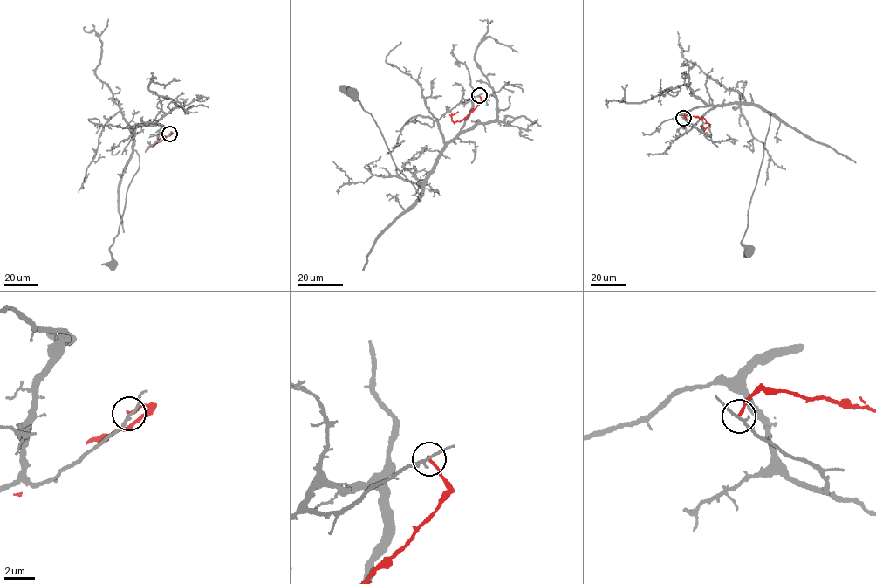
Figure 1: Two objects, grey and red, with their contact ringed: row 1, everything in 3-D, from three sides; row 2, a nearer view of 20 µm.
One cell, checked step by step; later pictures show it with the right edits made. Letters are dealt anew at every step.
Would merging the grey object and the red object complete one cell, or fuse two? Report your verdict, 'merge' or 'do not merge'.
do not merge

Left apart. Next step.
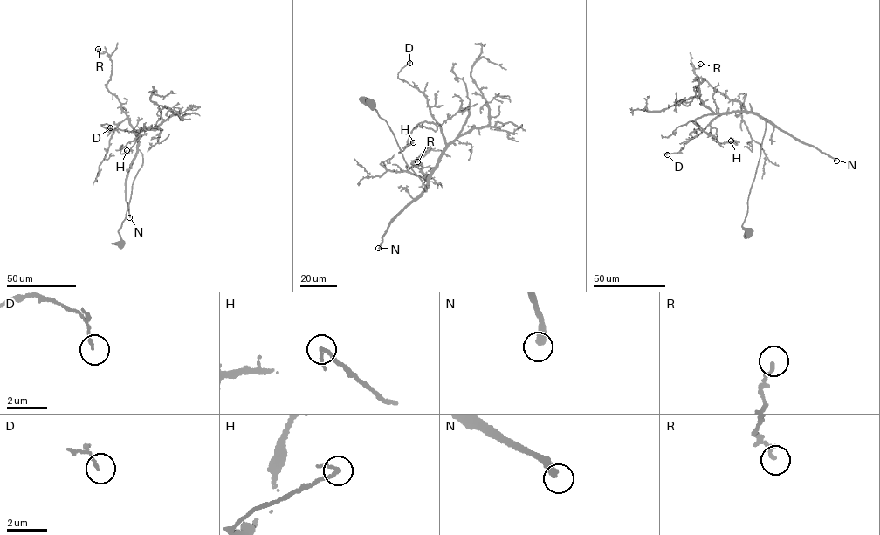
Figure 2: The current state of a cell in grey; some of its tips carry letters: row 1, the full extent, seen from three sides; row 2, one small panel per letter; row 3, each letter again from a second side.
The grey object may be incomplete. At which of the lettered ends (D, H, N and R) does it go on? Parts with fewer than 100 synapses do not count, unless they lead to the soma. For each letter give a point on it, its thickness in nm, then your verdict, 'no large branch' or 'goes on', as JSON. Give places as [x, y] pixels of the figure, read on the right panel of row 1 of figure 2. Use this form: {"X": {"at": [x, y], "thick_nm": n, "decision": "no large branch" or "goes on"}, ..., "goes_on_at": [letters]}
{"D": {"at": [667, 154], "thick_nm": 120, "decision": "no large branch"}, "H": {"at": [731, 140], "thick_nm": 180, "decision": "no large branch"}, "N": {"at": [836, 161], "thick_nm": 320, "decision": "goes on"}, "R": {"at": [700, 64], "thick_nm": 180, "decision": "no large branch"}, "goes_on_at": ["N"]}

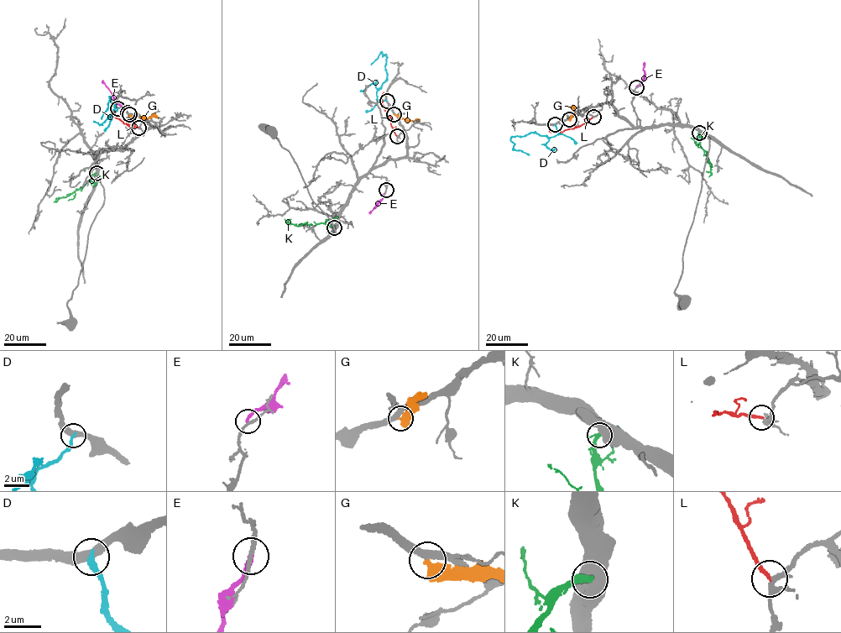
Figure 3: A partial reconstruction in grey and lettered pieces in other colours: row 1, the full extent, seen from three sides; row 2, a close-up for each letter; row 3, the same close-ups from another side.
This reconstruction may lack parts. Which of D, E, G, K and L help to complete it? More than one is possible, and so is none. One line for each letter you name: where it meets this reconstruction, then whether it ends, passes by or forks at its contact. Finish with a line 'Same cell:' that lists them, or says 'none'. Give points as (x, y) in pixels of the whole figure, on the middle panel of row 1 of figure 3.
K: (334, 227) | it ends
Same cell: K

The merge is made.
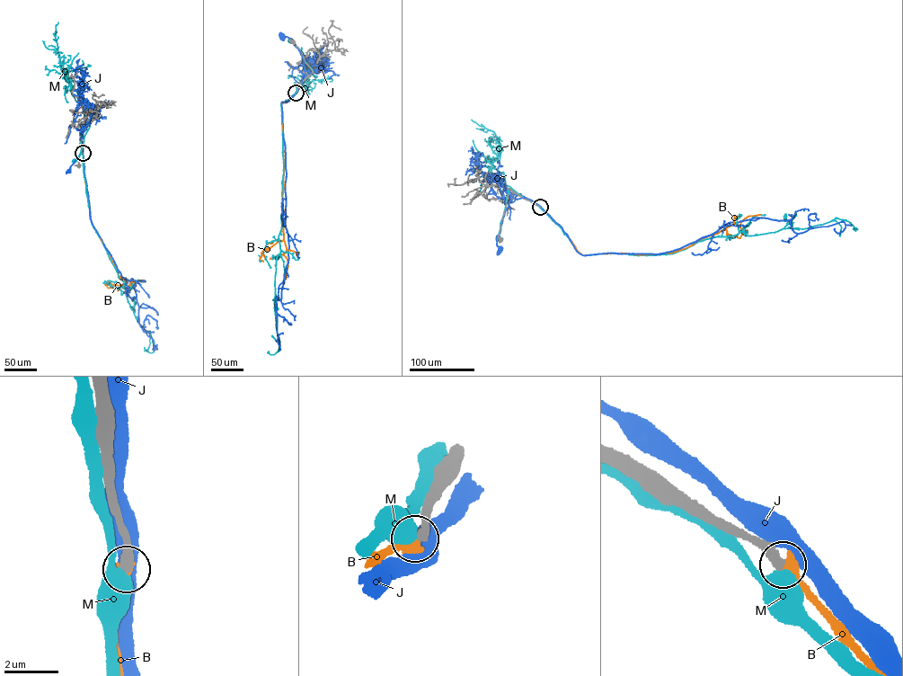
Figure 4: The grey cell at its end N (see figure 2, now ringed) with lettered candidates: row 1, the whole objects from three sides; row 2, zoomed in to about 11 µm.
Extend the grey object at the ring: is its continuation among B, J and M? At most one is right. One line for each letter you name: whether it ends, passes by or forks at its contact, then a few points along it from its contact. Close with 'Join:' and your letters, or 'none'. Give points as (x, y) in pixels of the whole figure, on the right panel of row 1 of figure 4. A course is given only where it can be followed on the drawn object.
B: it ends; course (540, 207), (583, 255), (671, 253), (735, 224), (739, 226), (749, 216), (761, 214)
Join: B

